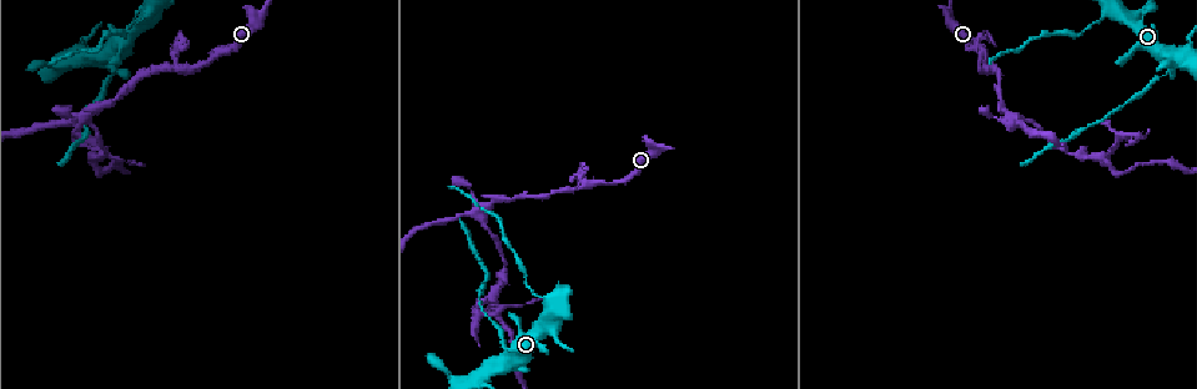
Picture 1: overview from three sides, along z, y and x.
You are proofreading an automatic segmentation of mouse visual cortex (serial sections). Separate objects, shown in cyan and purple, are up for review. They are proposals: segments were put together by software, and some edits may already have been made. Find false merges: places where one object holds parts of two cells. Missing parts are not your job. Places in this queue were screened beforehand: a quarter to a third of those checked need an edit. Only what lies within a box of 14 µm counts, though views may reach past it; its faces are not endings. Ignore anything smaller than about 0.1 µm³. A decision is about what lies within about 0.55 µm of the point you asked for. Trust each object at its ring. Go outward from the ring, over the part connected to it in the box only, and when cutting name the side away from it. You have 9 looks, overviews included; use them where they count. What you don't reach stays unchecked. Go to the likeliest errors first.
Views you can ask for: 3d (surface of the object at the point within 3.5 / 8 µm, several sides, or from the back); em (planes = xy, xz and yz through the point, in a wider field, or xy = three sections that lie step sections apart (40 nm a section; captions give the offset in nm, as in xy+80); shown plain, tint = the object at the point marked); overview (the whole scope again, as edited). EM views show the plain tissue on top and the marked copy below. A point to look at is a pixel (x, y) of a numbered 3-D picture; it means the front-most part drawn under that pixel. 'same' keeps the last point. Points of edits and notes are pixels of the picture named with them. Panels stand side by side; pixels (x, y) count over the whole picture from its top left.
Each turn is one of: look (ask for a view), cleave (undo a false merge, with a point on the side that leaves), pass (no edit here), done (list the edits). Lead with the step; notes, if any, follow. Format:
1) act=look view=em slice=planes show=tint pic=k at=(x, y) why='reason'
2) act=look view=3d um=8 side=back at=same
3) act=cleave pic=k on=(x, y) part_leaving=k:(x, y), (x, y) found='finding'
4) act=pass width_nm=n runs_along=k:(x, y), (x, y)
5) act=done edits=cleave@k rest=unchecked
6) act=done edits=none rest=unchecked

act=look view=3d um=3.5 side=back pic=1 at=(81, 123) why='arms part here'

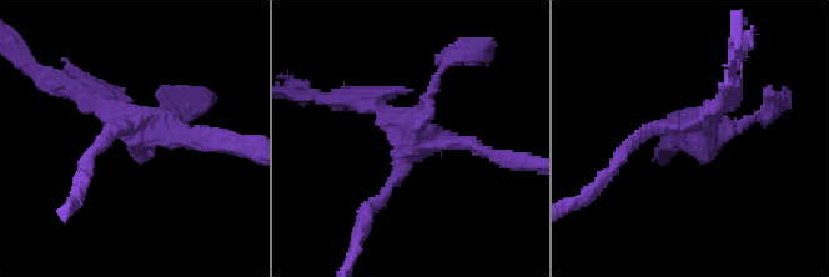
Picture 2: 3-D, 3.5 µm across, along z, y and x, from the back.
act=look view=em slice=xy step=3 show=tint pic=2 at=(690, 130)

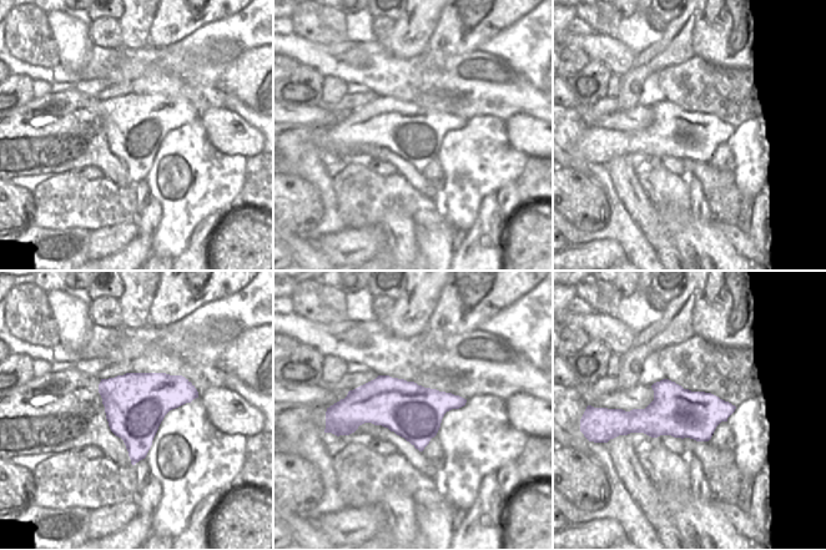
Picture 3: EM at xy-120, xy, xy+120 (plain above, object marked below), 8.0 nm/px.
act=pass runs_along=2:(728, 92), (697, 131), (658, 127), (627, 146) found='all the same cell'

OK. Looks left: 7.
act=look view=3d um=3.5 pic=1 at=(1099, 155)

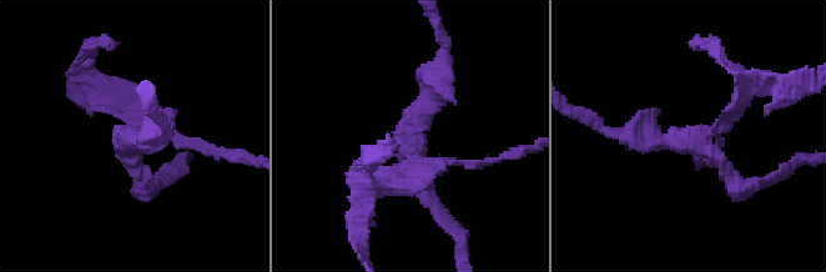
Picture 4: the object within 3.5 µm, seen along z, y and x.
act=look view=em slice=xy step=2 show=tint pic=4 at=(129, 137) why='need the tissue'

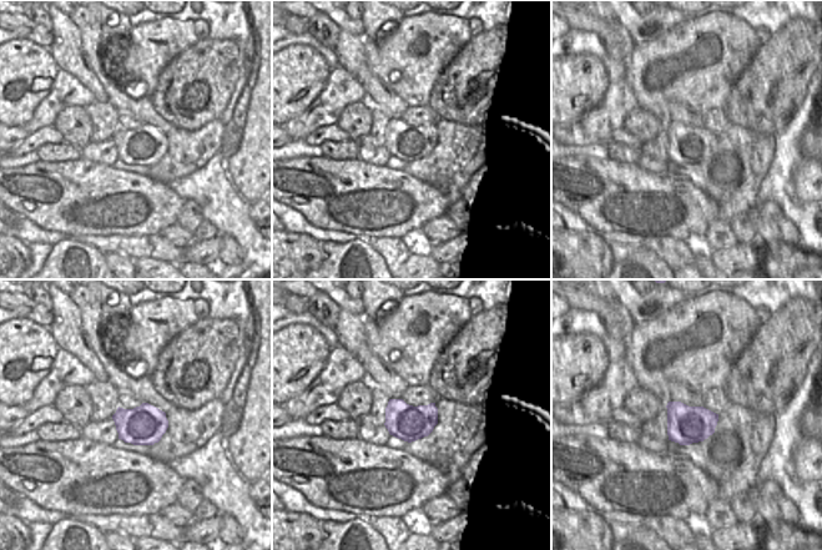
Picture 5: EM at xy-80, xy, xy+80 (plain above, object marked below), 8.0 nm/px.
act=pass runs_along=4:(626, 131), (698, 139), (755, 185) found='one cell here'

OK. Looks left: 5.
act=look view=3d um=8 pic=1 at=(510, 366) why='three-way junction'

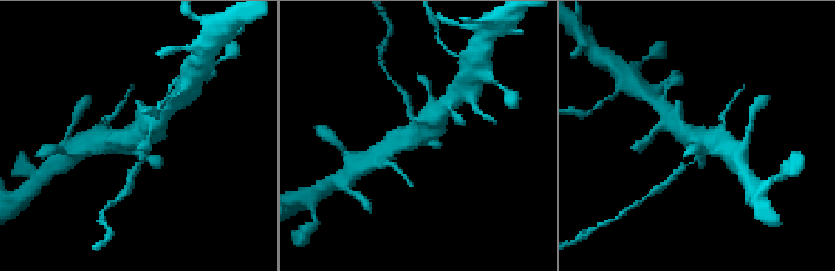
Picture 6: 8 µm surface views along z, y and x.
act=look view=3d um=3.5 side=back pic=6 at=(417, 143) why='zoom in'

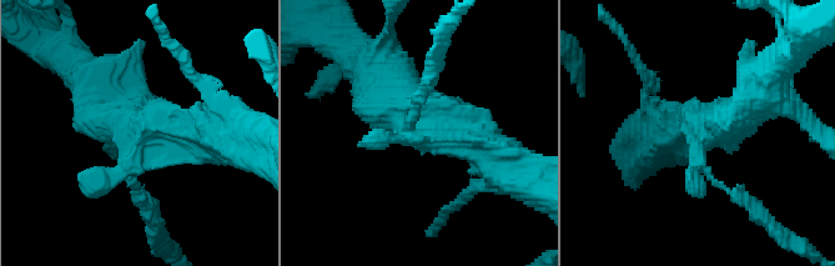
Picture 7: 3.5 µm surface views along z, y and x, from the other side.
act=look view=em slice=xy step=2 show=tint pic=7 at=(418, 136) why='shape alone is not enough'

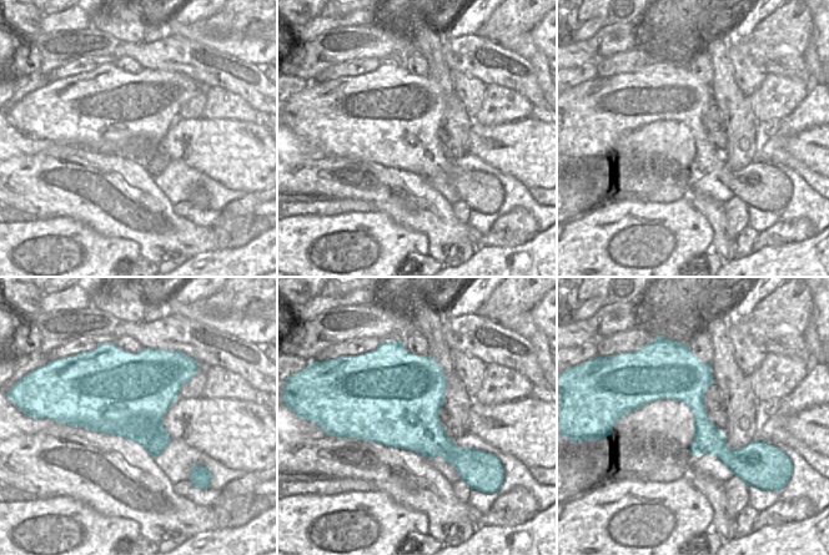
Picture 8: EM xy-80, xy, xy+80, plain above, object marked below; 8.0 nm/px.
act=cleave pic=7 on=(744, 202) width_nm=750 part_leaving=7:(712, 180), (798, 241) found='a second cell is stuck on'

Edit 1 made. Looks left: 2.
act=done edits=cleave@7 rest=unchecked

